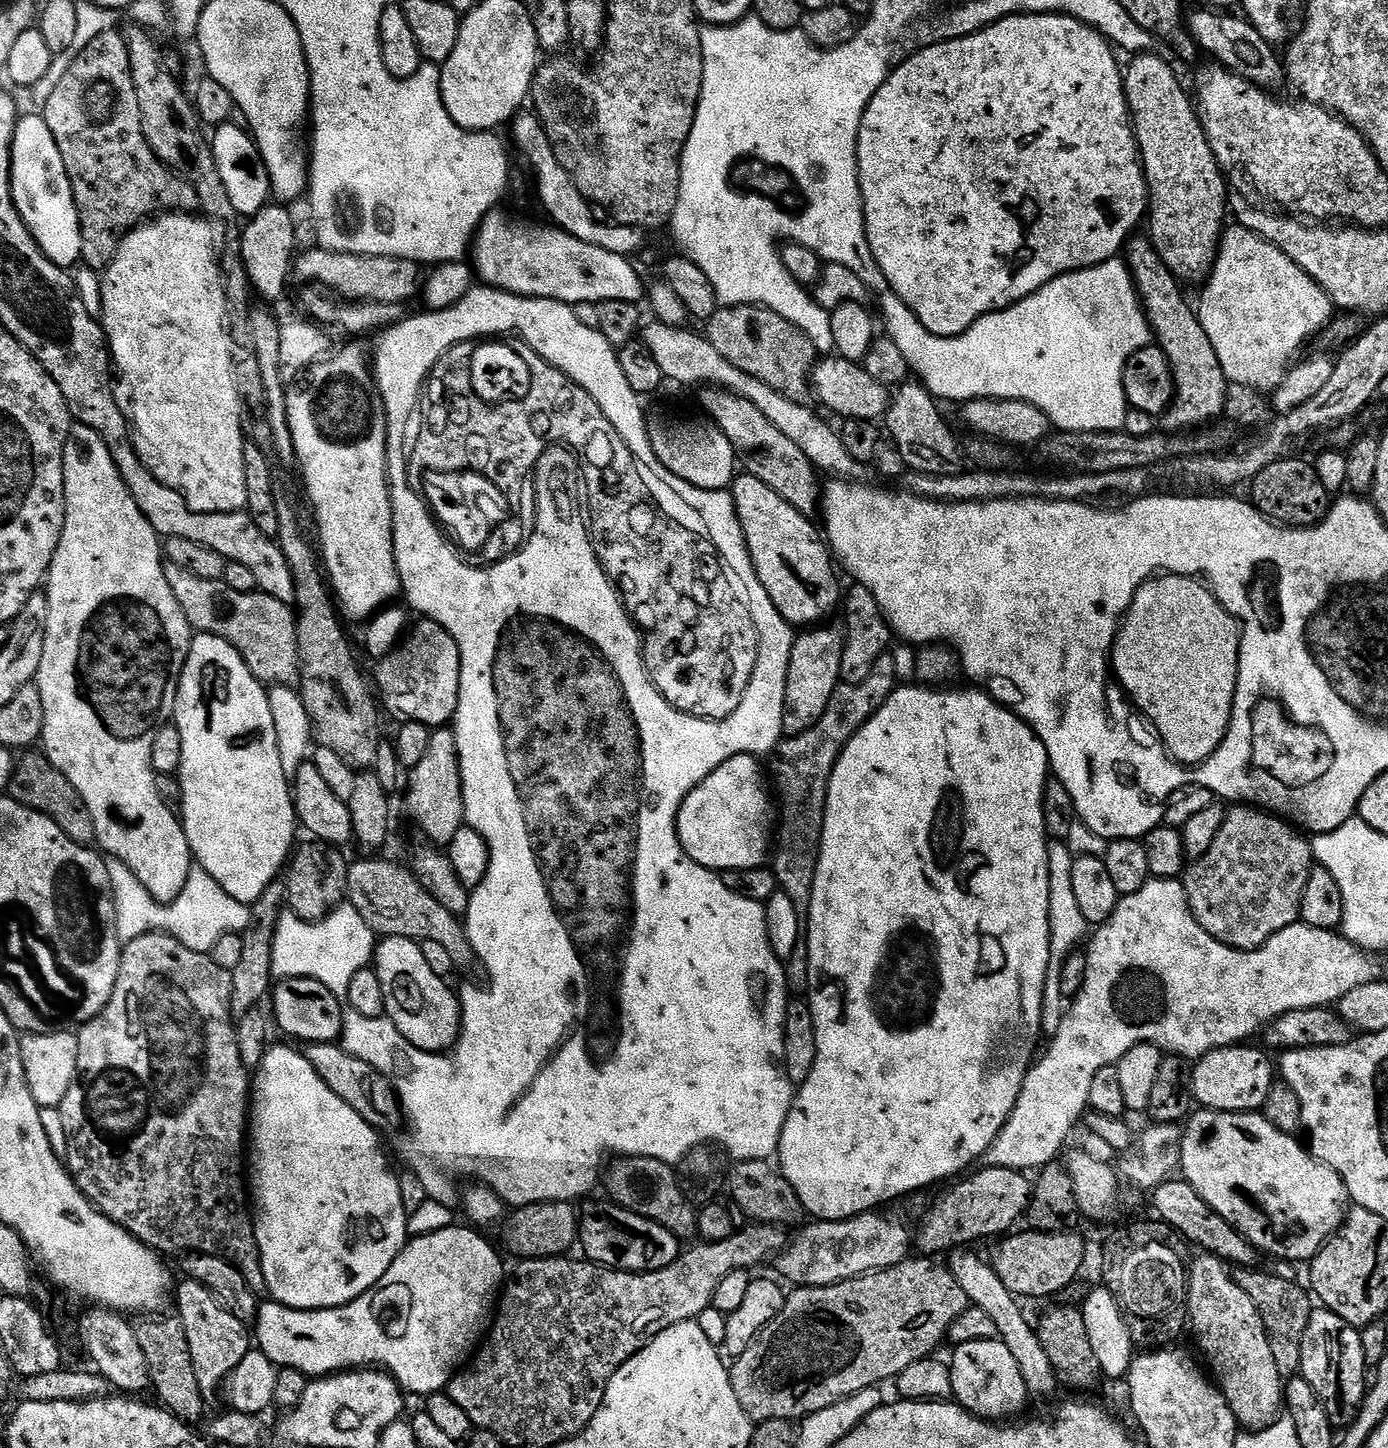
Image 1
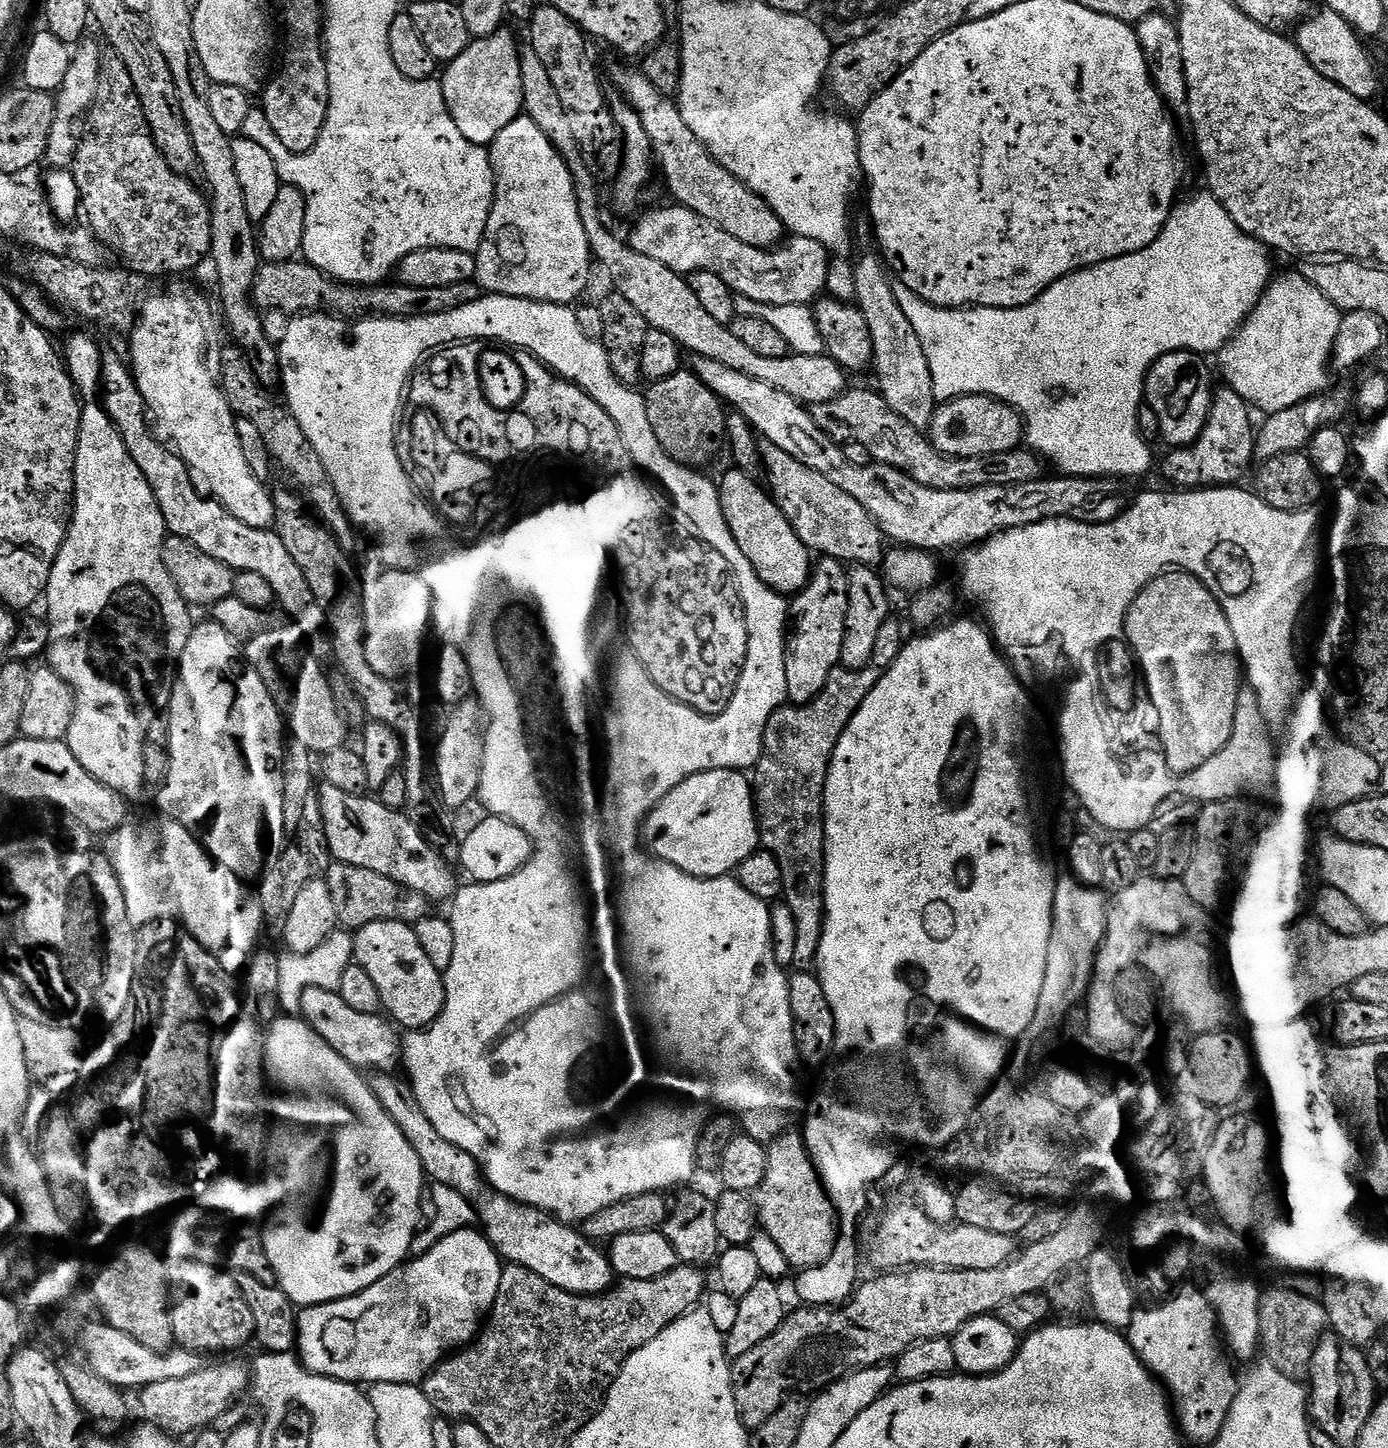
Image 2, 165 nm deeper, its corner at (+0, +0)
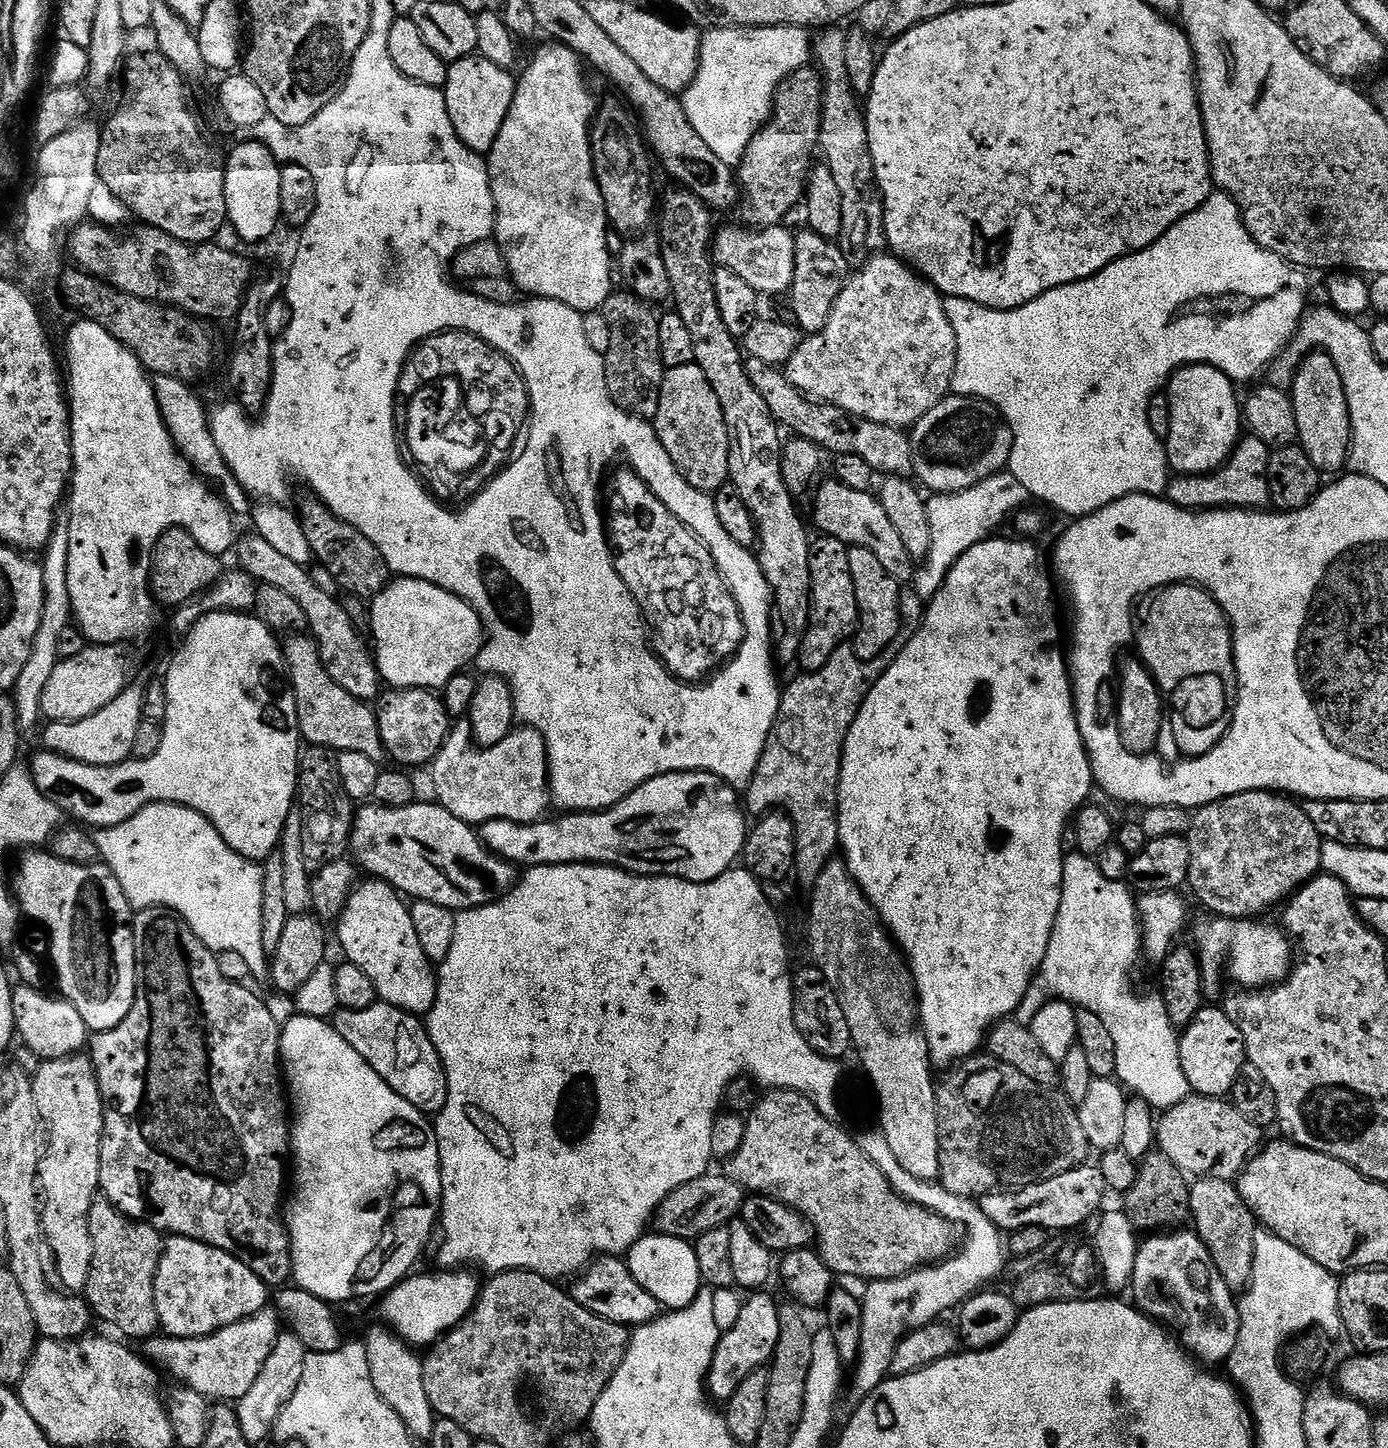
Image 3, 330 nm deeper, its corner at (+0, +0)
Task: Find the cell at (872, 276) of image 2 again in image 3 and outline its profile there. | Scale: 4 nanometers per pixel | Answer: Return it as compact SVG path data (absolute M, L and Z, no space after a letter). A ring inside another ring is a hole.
M824 30L814 40L814 64L822 81L819 151L830 174L834 174L834 183L842 197L840 249L849 265L863 266L872 256L885 251L888 239L884 229L884 197L876 185L876 171L870 154L866 112L852 91L846 70L844 35L840 30Z

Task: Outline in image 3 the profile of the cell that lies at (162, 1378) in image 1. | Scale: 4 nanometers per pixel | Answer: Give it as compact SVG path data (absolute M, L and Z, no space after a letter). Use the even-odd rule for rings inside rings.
M104 1198L94 1201L88 1217L90 1238L94 1242L94 1258L86 1289L89 1308L97 1321L105 1320L121 1332L121 1337L151 1337L158 1328L154 1278L164 1250L162 1233L143 1220L121 1212L117 1205Z

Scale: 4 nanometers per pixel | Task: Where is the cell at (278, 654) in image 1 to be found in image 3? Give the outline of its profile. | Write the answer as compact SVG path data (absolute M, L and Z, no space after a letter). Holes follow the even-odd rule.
M297 634L283 645L282 655L292 689L296 691L296 709L300 735L309 745L331 748L333 753L353 752L366 754L380 762L385 759L384 743L378 730L375 711L365 701L356 700L322 666L316 641L304 634ZM288 644L288 645L287 645ZM369 708L369 709L368 709Z

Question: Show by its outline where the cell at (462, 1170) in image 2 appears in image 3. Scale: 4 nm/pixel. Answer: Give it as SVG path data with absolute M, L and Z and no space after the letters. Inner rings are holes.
M620 1256L599 1257L583 1269L576 1282L577 1284L570 1288L570 1294L582 1307L610 1322L618 1322L618 1326L623 1328L646 1328L649 1324L656 1323L662 1315L662 1306L654 1298L654 1294L642 1290L642 1286L634 1282L634 1274L630 1274L627 1263Z

